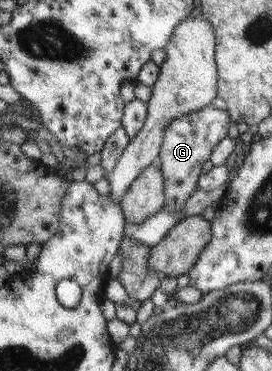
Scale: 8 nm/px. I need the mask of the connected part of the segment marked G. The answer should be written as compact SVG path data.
M212 104L203 106L196 112L175 118L164 131L163 141L158 158L163 173L164 195L166 203L164 208L174 211L180 216L180 221L188 219L184 215L184 206L188 198L198 190L198 180L202 175L202 164L206 163L212 155L213 148L228 134L231 118L227 111L213 107Z

